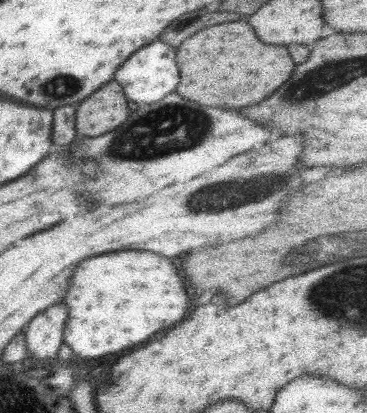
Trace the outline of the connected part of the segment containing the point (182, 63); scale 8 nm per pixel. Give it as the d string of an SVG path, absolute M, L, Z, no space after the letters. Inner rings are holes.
M247 22L215 24L195 32L181 42L175 52L175 62L181 76L175 92L185 100L195 100L201 106L213 108L241 108L257 104L283 84L293 70L293 62L285 48L259 42ZM211 50L217 54L215 60L211 60Z

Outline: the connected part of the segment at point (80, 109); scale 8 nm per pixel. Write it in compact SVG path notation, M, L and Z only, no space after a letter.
M107 82L97 92L89 94L85 100L79 102L75 112L76 134L105 134L125 122L129 112L125 95L121 94L117 82Z

